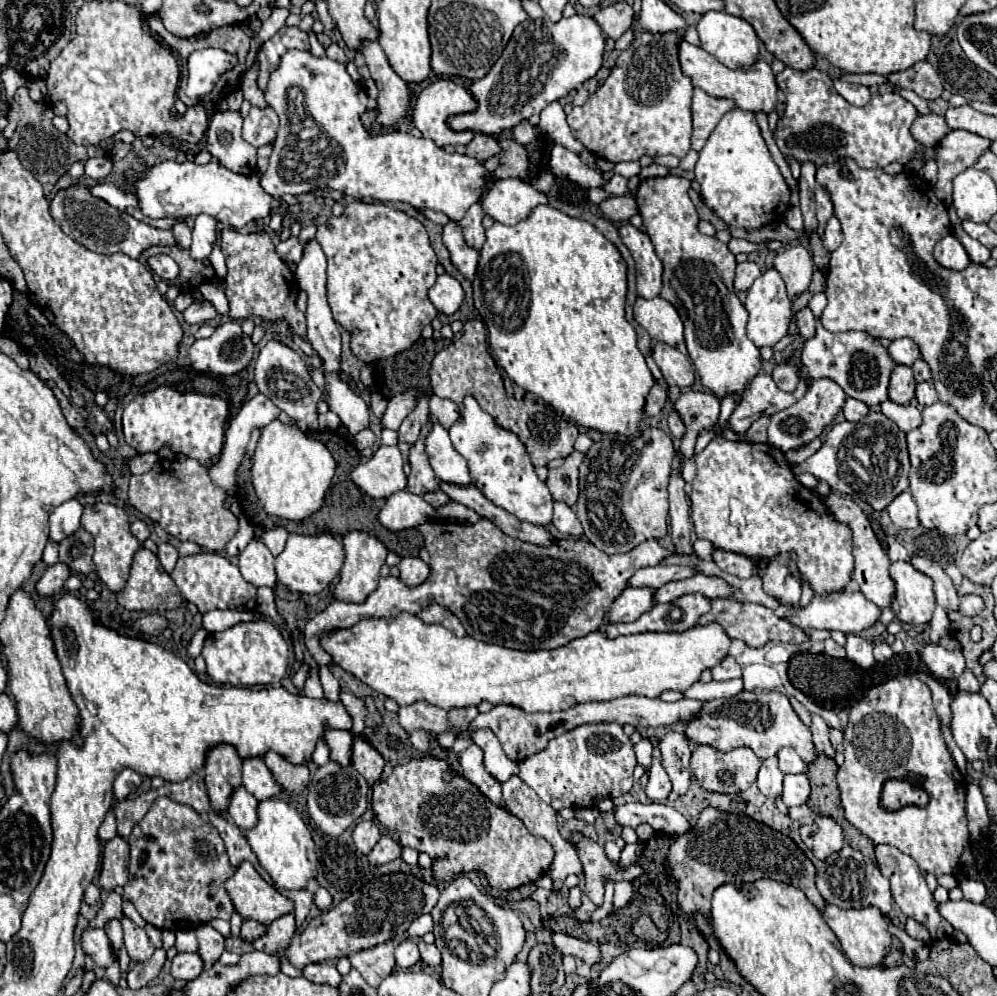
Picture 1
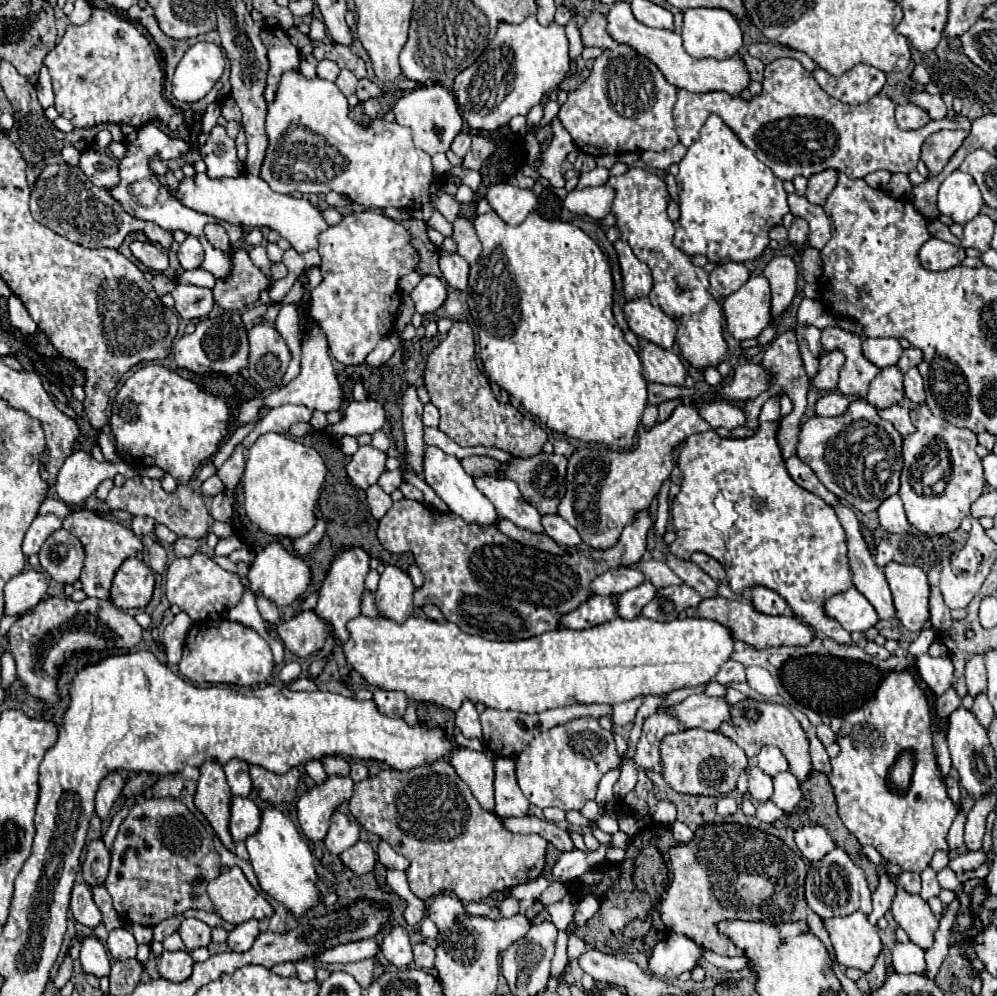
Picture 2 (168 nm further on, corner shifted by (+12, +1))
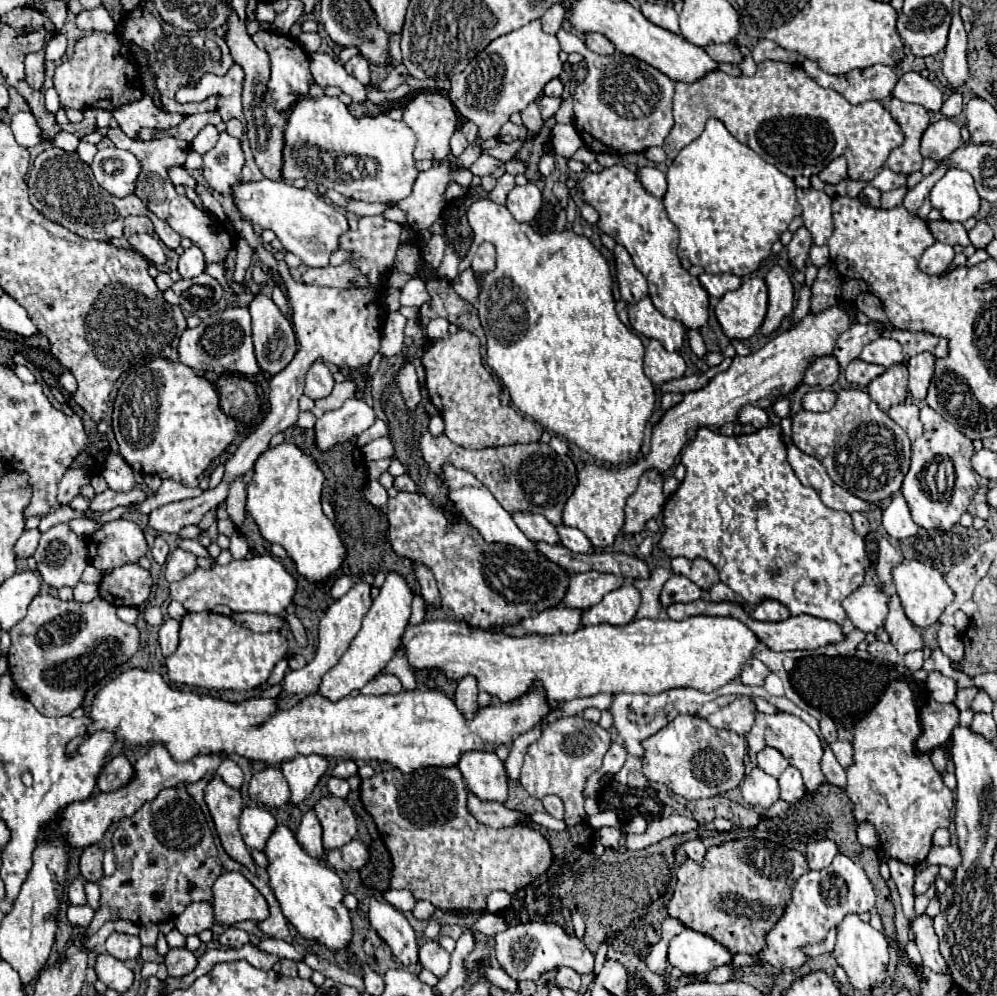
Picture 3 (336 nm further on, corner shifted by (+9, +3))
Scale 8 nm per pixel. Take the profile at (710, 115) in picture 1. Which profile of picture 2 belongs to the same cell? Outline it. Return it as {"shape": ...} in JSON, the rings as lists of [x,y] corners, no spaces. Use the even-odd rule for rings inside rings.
{"shape":[[[776,59],[772,63],[766,65],[764,69],[764,81],[762,81],[762,93],[754,95],[750,101],[742,99],[740,95],[732,97],[724,91],[708,91],[708,93],[690,93],[686,89],[678,89],[678,99],[674,105],[674,123],[680,135],[680,143],[684,147],[690,147],[698,137],[700,137],[700,127],[704,125],[704,121],[708,119],[708,115],[718,113],[718,117],[732,129],[736,131],[736,137],[756,153],[756,157],[768,165],[774,175],[782,181],[786,179],[794,179],[798,175],[810,177],[814,173],[820,173],[828,167],[846,173],[852,179],[864,179],[868,173],[886,169],[890,173],[910,173],[916,169],[916,163],[920,159],[920,147],[922,141],[936,133],[938,129],[964,129],[970,131],[972,121],[968,121],[966,117],[962,117],[960,113],[956,115],[956,121],[930,121],[926,127],[922,127],[922,131],[902,131],[896,125],[894,119],[894,101],[888,97],[872,97],[868,103],[862,105],[846,105],[834,97],[830,97],[828,93],[824,93],[816,79],[812,77],[810,71],[806,71],[800,61],[796,59]]]}

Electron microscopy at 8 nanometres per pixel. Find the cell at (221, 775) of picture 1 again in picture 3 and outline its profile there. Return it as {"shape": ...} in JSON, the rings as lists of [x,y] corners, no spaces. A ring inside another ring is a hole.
{"shape":[[[217,773],[205,787],[205,803],[215,821],[217,835],[223,849],[249,871],[255,873],[255,863],[247,851],[239,833],[239,813],[243,809],[243,799],[237,789],[231,789]]]}

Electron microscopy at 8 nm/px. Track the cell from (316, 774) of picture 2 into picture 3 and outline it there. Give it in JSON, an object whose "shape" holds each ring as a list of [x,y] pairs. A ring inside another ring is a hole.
{"shape":[[[329,777],[327,781],[327,789],[331,795],[335,797],[347,797],[349,795],[349,785],[345,779],[337,779],[337,777]]]}

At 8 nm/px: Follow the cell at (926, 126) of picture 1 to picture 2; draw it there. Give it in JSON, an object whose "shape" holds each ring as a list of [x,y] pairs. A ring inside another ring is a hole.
{"shape":[[[904,103],[904,105],[896,105],[896,123],[900,129],[906,131],[914,131],[924,127],[930,121],[928,113],[912,103]]]}

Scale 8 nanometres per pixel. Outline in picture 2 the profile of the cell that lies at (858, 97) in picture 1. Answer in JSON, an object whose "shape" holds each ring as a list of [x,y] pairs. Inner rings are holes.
{"shape":[[[856,65],[840,77],[832,77],[824,69],[814,69],[812,75],[828,95],[848,105],[866,103],[878,95],[886,83],[886,73],[868,65]]]}

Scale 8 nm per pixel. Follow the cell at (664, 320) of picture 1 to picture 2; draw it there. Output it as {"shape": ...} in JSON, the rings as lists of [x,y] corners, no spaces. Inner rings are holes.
{"shape":[[[648,297],[628,301],[624,305],[628,327],[642,339],[652,341],[664,349],[672,349],[676,339],[676,323],[660,307],[654,307]]]}

